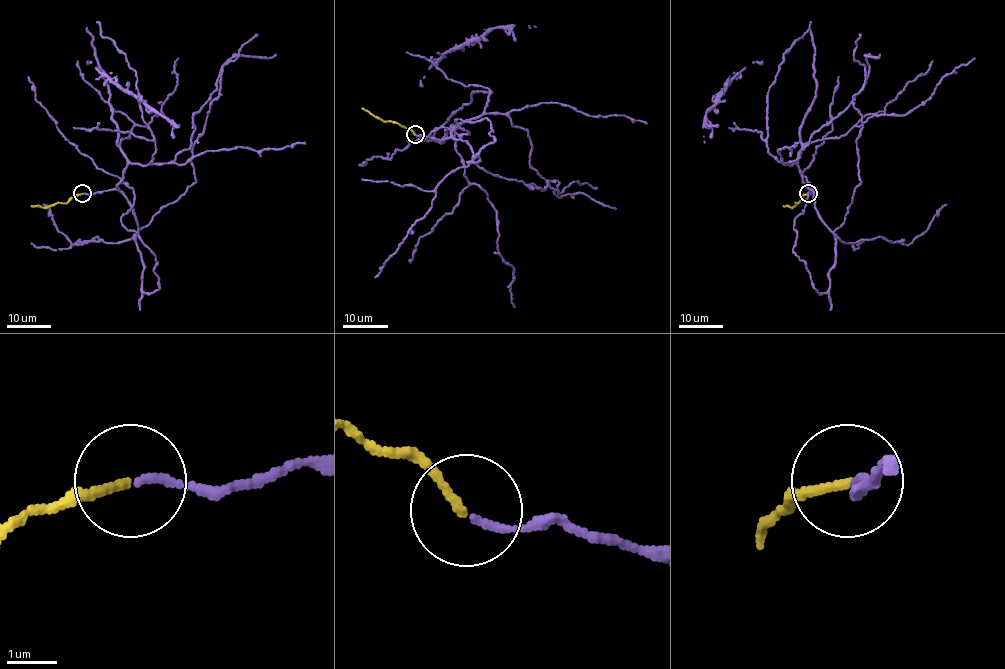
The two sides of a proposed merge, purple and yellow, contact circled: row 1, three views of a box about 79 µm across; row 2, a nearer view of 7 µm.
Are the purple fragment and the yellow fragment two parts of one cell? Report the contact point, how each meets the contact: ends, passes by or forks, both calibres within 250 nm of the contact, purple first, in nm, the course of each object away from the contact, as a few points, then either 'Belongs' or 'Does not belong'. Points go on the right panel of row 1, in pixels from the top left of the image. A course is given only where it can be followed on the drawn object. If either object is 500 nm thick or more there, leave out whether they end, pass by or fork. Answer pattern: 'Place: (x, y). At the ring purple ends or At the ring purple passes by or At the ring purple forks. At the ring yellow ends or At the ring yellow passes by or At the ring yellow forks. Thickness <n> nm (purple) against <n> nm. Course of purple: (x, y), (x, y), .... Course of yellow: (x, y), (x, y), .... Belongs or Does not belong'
Place: (808, 193). At the ring purple ends. At the ring yellow ends. Thickness 150 nm (purple) against 150 nm. Course of purple: (808, 193), (835, 236), (823, 293), (793, 250), (793, 227), (806, 204), (803, 171), (831, 130), (839, 76). Course of yellow: (808, 193), (792, 207), (783, 205). Belongs

